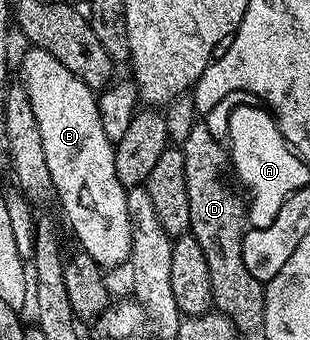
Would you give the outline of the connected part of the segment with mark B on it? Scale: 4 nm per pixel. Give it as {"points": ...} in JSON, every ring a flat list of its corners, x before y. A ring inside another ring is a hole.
{"points":[[29,48,26,49,26,54,22,56,21,58,21,78,19,78,20,85,24,86,26,92,27,92,27,97,29,97,29,100,31,100,31,107,35,111,35,117,39,122,39,131,40,135,43,136,43,152,47,156,47,169,50,170,51,172,51,180,53,181,53,190,59,192,59,190,62,190,63,193,65,193,65,199,62,200,61,202,61,210,60,213,63,215,65,213,65,218,67,221,69,221,69,226,71,229,73,229,73,234,75,237,77,237,77,242,76,245,80,247,80,249,85,250,87,252,87,256,91,256,91,260,95,260,98,262,99,265,102,266,102,268,110,268,109,266,121,266,130,261,130,256,129,253,131,252,131,220,127,216,127,196,125,195,125,191,127,189,126,186,123,184,119,184,116,182,116,180,109,180,113,178,113,173,115,172,115,144,111,140,107,140,107,132,103,132,103,123,99,121,99,108,97,107,97,94,95,93,94,90,90,88,87,84,83,84,83,80,79,76,75,76,71,72,67,72,67,68,63,68,63,64,59,64,59,60,55,60,55,56,51,56,51,52,43,52,42,50,36,49,36,48],[96,174,102,174,103,177,107,178,109,182,101,182,97,183,97,178]]}

